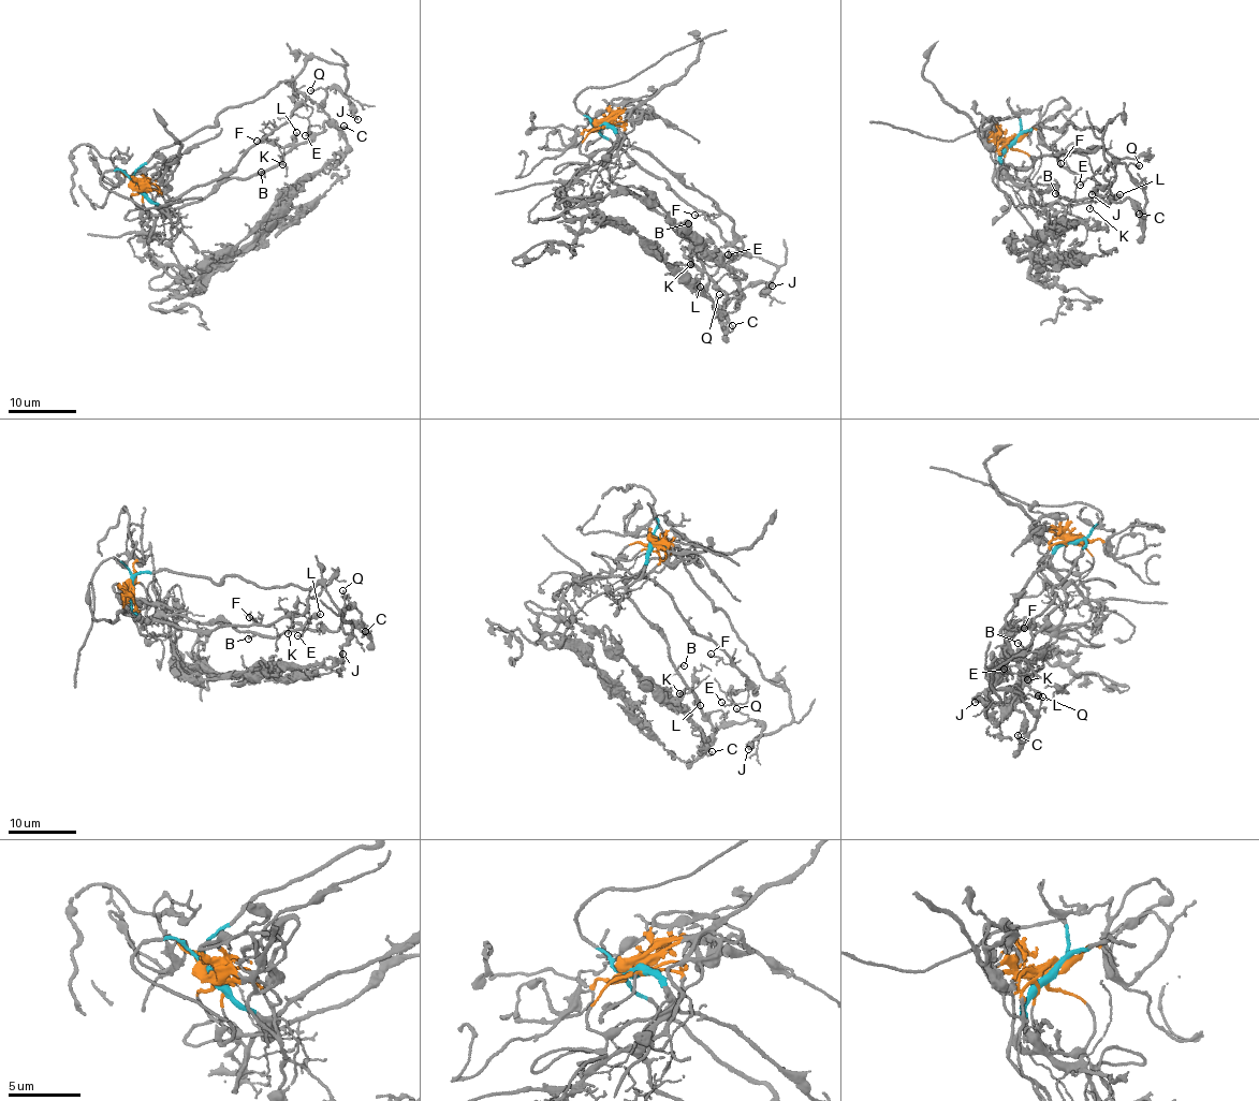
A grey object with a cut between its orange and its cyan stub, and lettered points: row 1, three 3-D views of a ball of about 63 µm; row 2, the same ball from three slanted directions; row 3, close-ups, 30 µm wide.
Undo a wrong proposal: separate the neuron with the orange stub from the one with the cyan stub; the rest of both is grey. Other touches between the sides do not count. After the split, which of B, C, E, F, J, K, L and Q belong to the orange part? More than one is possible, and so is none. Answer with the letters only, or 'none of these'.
none of these

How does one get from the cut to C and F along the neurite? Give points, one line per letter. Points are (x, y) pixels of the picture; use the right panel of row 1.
C: (1012, 141), (1000, 157), (1011, 179), (1043, 194), (1055, 187), (1066, 200), (1132, 200), (1144, 217), (1139, 214)
F: (1012, 141), (999, 159), (1005, 171), (1011, 164), (1021, 170), (1043, 155), (1052, 155), (1060, 164)

